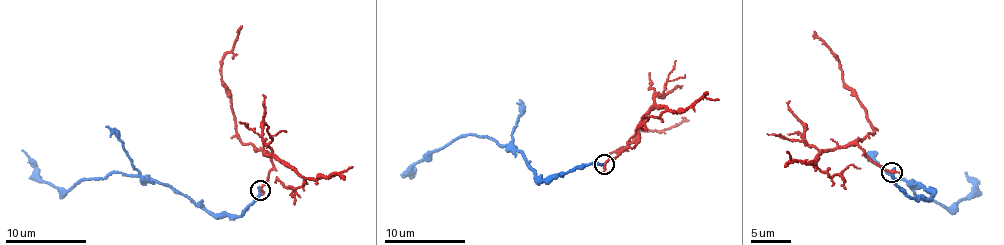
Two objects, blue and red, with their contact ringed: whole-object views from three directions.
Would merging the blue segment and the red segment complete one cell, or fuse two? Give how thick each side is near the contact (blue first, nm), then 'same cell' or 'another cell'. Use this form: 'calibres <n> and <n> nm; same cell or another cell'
calibres 280 and 220 nm; another cell

